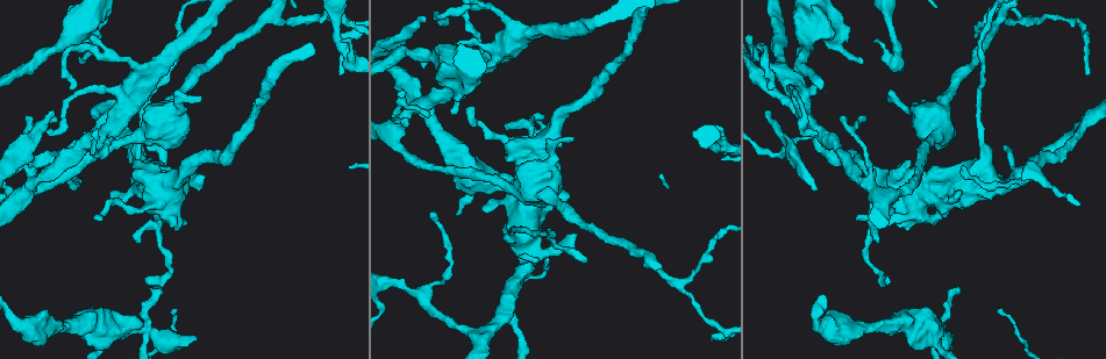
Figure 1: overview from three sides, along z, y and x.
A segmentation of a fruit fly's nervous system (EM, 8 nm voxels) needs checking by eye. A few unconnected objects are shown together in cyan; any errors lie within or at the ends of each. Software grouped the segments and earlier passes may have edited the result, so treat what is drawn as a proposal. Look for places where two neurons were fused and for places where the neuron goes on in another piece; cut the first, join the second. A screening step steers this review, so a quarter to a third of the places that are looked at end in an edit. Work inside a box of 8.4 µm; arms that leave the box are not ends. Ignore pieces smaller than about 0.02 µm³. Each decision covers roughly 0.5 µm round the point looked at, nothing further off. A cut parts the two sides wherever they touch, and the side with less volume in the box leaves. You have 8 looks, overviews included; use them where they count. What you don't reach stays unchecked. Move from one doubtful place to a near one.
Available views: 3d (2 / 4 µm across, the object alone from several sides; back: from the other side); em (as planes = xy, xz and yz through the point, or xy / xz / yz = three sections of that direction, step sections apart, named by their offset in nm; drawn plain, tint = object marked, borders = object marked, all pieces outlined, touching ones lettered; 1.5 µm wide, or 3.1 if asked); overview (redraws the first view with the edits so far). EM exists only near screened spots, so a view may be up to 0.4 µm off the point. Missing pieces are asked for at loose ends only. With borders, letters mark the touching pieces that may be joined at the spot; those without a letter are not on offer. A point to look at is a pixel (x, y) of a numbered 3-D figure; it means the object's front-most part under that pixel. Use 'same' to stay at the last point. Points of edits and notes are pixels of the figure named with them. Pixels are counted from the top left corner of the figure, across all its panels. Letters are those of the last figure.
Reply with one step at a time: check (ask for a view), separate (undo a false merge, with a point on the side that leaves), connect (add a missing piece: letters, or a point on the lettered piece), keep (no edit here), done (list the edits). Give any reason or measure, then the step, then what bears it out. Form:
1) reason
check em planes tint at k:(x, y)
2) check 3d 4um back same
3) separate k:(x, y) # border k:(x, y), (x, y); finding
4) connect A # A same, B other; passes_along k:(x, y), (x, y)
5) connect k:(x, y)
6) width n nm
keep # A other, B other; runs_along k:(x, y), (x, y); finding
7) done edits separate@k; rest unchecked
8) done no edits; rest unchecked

narrows sharply
check 3d 2um at 1:(148, 329)

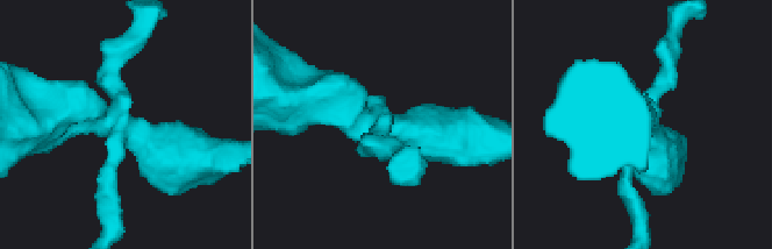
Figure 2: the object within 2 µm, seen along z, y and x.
check em planes borders at 2:(111, 119)

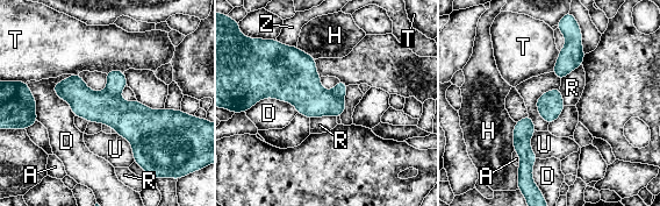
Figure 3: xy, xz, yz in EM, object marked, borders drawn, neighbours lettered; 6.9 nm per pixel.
separate 3:(116, 82) # A other, D other, H other, R other, T other, U other, Z other; part_leaving 3:(528, 119), (524, 151), (529, 169); two neurons meet here

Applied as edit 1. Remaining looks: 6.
an open end
check em xy step 4 borders at 1:(577, 236)

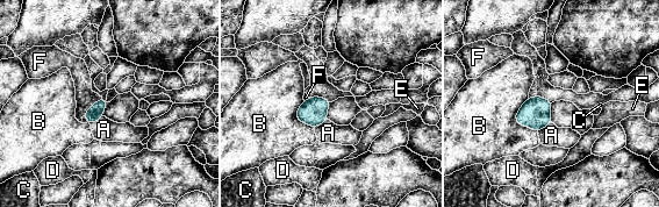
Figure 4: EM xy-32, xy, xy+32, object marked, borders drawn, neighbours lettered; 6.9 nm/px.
connect A # A same, B other, C other, D other, E other, F other; it goes on there

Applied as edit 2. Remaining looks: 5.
check overview

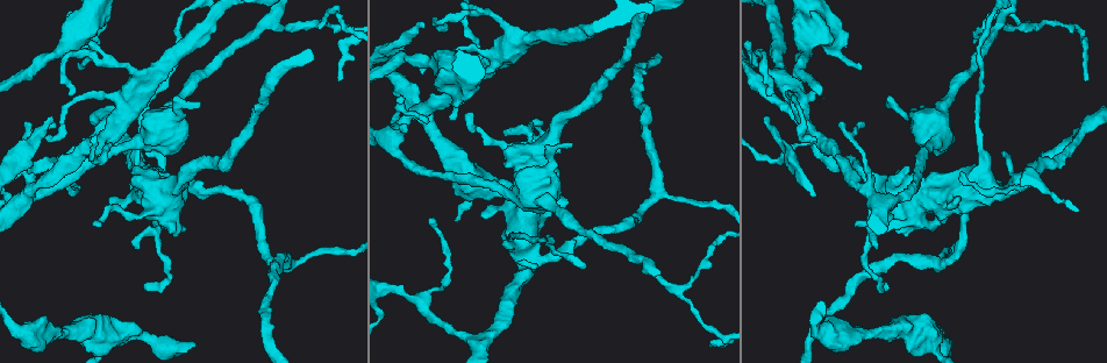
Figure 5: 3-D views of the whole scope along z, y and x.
a narrow waist
check em planes plain at 5:(1065, 25)

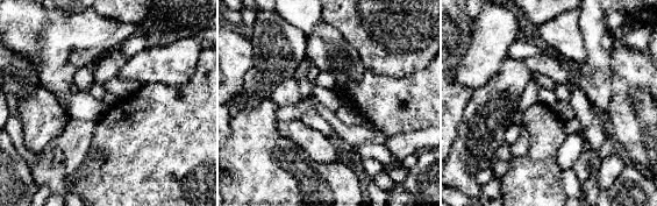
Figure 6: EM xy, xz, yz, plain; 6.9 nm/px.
what lies round it
check em planes borders same

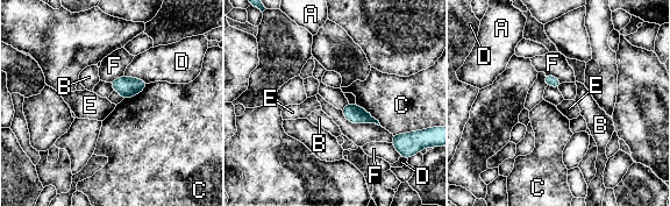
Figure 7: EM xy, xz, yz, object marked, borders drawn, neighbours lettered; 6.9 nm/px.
keep # A other, B other, C other, D other, E other, F other; one neuron here

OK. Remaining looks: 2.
done edits separate@3, connect@4; rest unchecked

